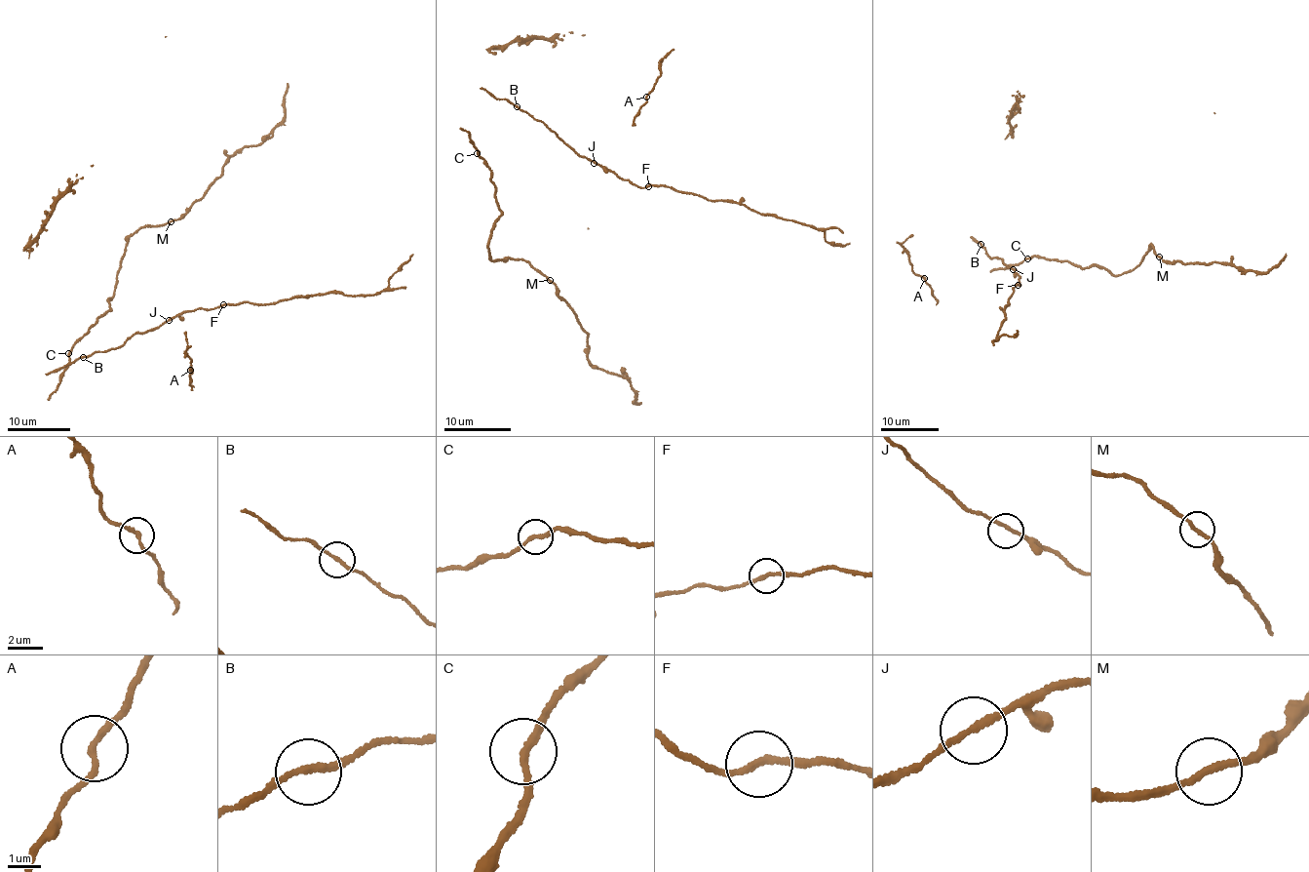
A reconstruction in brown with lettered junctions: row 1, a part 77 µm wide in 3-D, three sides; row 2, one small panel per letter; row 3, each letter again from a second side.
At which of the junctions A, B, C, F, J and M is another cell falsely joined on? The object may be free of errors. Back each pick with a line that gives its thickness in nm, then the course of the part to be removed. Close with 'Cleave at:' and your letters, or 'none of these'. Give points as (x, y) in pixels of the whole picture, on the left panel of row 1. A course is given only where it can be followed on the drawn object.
Cleave at: none of these

